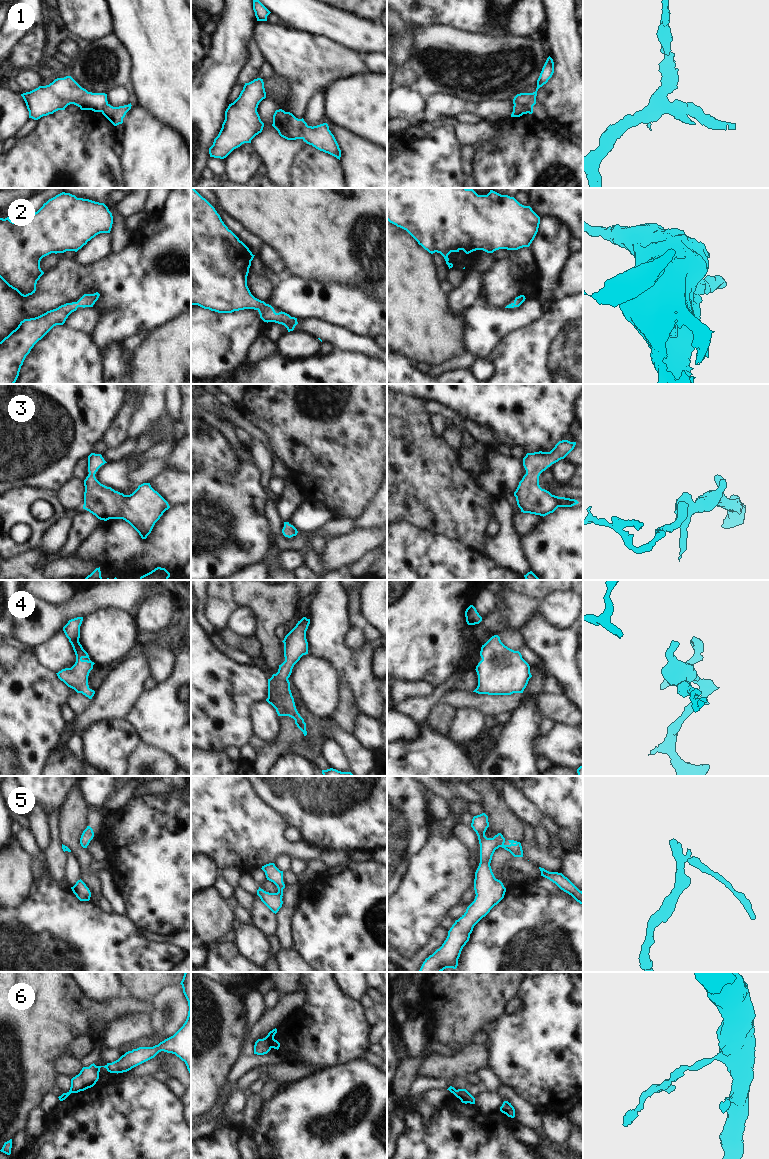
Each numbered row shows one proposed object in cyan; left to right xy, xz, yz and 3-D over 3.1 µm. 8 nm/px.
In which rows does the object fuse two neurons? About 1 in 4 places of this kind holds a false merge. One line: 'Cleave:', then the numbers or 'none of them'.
Cleave: 1, 6

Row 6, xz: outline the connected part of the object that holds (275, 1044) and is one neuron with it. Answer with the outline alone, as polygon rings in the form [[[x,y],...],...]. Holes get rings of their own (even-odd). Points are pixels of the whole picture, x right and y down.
[[[275,1028],[272,1031],[270,1031],[265,1038],[268,1040],[272,1048],[278,1050],[280,1047],[280,1043],[274,1039],[276,1033],[277,1033],[277,1029]]]

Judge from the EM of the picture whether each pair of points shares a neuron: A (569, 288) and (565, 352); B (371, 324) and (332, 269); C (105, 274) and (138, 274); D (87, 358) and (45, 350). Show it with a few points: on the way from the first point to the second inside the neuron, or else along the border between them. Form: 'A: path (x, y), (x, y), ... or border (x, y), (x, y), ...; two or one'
A: border (560, 294), (572, 295); two
B: border (320, 280), (346, 283), (365, 293); two
C: path (113, 274), (130, 274); one
D: path (77, 358), (55, 358); one

